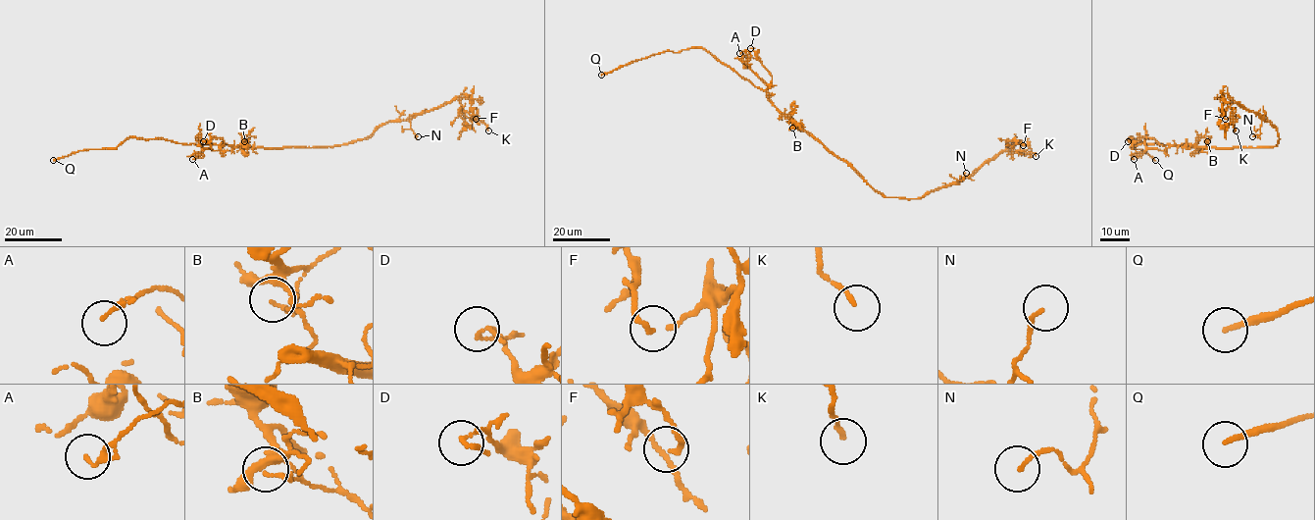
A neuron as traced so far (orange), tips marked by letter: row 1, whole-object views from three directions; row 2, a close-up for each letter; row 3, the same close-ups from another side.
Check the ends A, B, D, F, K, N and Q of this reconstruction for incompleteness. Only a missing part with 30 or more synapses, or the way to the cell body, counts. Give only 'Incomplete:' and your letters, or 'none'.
Incomplete: Q

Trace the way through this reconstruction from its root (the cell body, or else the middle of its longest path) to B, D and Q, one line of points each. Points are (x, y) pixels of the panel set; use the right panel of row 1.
B: (1225, 148), (1196, 145), (1202, 137), (1207, 141)
D: (1225, 148), (1186, 144), (1165, 147), (1146, 137), (1128, 141)
Q: (1225, 148), (1148, 144), (1127, 138), (1132, 136), (1132, 146), (1144, 151), (1155, 160)

